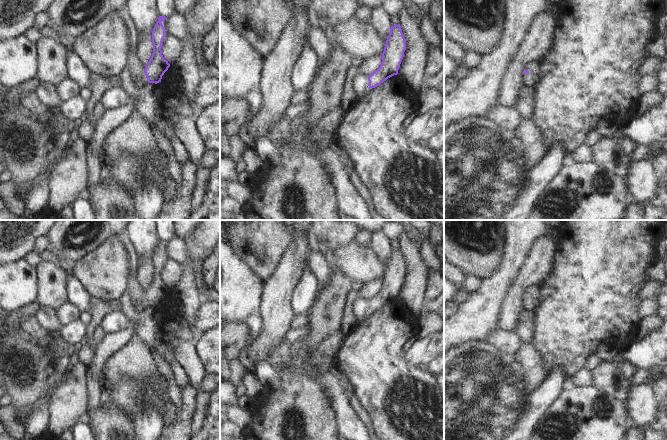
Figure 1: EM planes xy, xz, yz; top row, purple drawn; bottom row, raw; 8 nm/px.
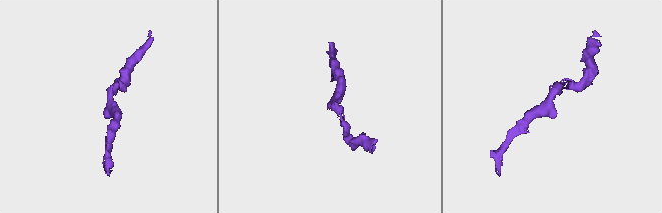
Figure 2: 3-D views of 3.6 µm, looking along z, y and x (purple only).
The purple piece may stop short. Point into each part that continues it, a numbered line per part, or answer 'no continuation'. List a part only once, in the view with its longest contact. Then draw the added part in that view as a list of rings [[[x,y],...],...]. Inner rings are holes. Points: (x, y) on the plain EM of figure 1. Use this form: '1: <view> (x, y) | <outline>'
1: xy (136, 293) | [[[132,276],[132,281],[128,283],[129,296],[132,302],[132,305],[136,311],[141,311],[145,309],[148,305],[144,297],[145,290],[143,290],[138,280],[135,276]]]

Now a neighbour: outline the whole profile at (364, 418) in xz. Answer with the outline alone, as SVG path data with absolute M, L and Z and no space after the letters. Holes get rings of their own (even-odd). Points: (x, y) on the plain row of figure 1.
M355 394L348 399L348 403L353 409L353 411L355 412L355 414L357 415L357 417L359 418L362 428L366 429L370 440L380 440L375 433L375 430L373 428L369 415L359 404Z

